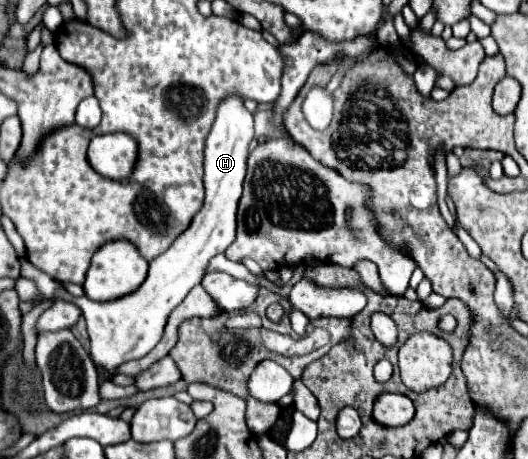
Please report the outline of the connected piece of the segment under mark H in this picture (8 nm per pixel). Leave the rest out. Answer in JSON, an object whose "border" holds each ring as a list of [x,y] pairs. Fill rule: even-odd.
{"border":[[[234,95],[226,97],[220,103],[216,121],[206,139],[204,205],[194,215],[190,227],[170,245],[170,249],[150,261],[148,277],[138,287],[138,293],[130,293],[130,297],[122,297],[122,301],[106,303],[90,301],[86,295],[78,299],[74,297],[74,303],[80,307],[88,323],[92,361],[104,381],[110,381],[122,363],[140,359],[158,345],[172,309],[186,297],[186,293],[190,293],[194,285],[202,283],[210,259],[218,253],[224,253],[234,243],[236,209],[246,175],[248,145],[254,139],[254,119],[252,113],[246,111],[242,101],[242,97]]]}

